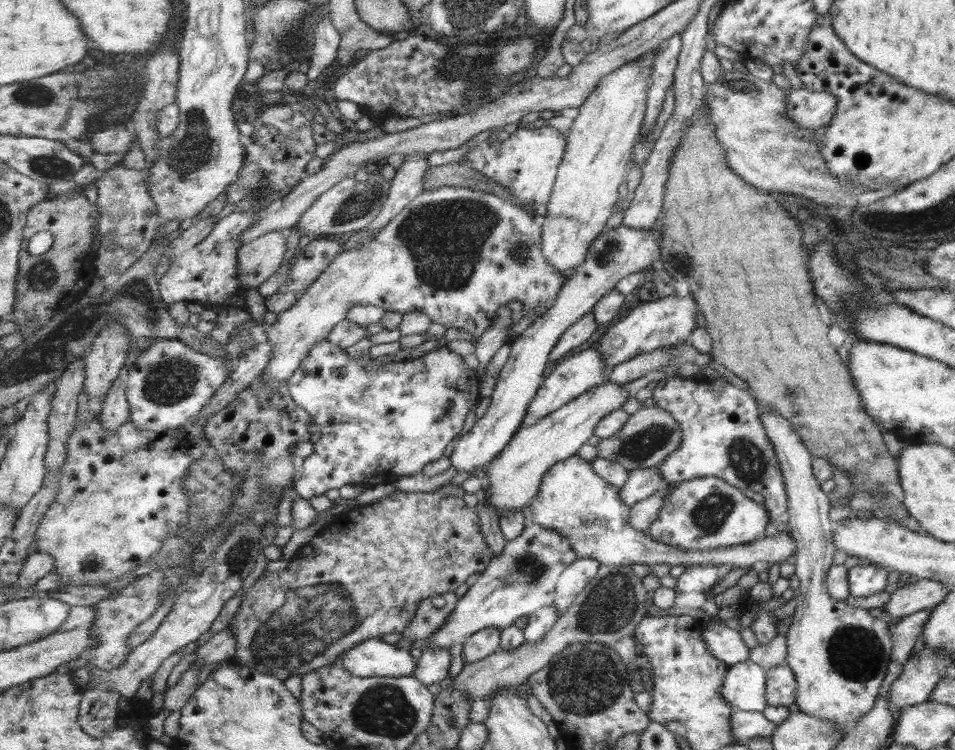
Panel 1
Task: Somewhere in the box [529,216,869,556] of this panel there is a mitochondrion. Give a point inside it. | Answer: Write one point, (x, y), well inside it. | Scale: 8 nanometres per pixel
(747, 458)

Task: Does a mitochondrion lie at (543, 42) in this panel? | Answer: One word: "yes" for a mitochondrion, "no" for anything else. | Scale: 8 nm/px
no

